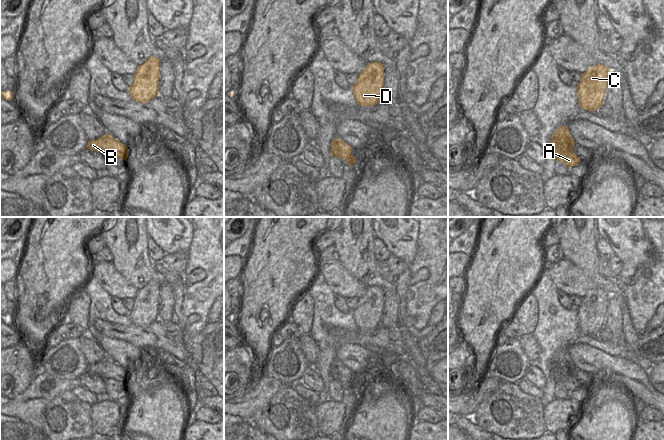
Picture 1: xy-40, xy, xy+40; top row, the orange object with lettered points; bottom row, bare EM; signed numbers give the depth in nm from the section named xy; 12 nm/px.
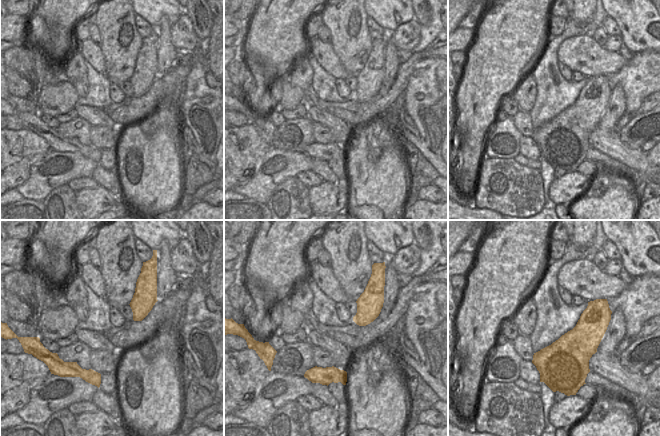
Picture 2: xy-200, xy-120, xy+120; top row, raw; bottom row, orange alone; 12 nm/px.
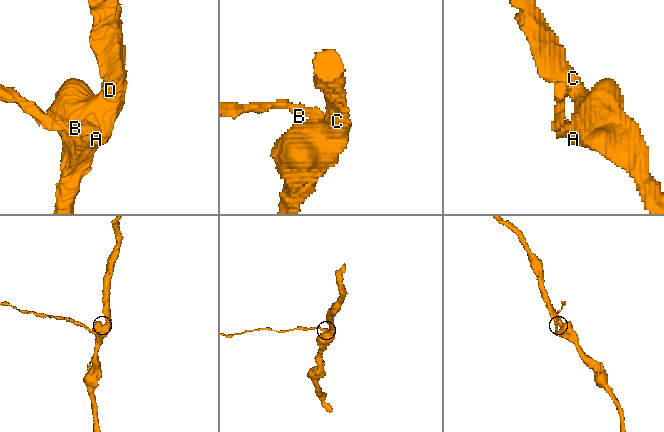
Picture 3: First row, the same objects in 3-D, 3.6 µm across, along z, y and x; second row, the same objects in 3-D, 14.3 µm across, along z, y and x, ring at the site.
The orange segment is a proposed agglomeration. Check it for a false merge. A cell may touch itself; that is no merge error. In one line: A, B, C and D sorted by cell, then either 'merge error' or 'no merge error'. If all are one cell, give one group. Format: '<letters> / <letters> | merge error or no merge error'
A C D / B | merge error

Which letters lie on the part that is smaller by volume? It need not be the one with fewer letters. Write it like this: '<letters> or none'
B

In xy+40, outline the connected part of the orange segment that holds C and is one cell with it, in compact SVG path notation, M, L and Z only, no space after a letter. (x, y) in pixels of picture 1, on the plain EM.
M597 288L585 295L577 309L579 330L588 335L597 335L604 327L610 293Z

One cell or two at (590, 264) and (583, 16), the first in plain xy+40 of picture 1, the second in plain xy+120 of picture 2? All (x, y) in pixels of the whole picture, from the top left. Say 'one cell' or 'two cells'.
one cell

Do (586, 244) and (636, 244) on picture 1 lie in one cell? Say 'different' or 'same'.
different

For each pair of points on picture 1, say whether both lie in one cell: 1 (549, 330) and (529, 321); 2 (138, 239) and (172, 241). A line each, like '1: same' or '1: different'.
1: different
2: different

